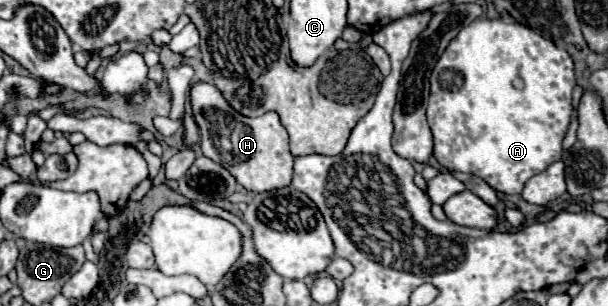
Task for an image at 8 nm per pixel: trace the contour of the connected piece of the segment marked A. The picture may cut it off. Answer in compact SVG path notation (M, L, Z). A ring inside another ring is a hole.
M501 18L474 20L472 24L468 24L466 28L460 30L460 34L450 42L446 52L440 56L438 64L432 70L430 84L432 84L432 90L430 90L430 102L428 102L428 122L430 122L430 128L432 128L432 136L434 136L434 158L440 162L442 168L474 174L474 176L486 180L486 184L490 184L496 192L520 194L524 184L532 176L544 172L552 162L558 162L562 158L562 140L564 140L568 126L572 122L572 90L576 86L574 62L572 62L572 58L568 56L566 50L554 46L554 42L542 38L534 30L514 21L506 22Z

